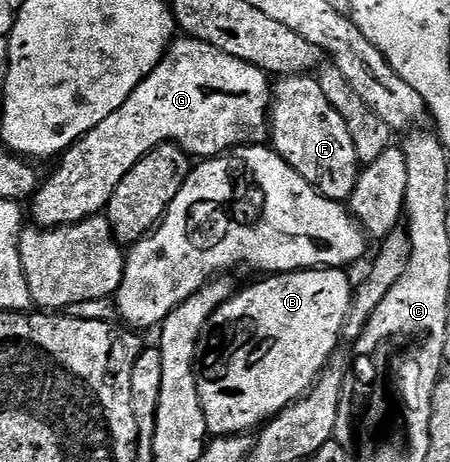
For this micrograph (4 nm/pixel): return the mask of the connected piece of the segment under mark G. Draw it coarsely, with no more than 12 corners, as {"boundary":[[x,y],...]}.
{"boundary":[[177,38],[59,156],[31,222],[101,214],[161,143],[200,161],[267,144],[262,69]]}

